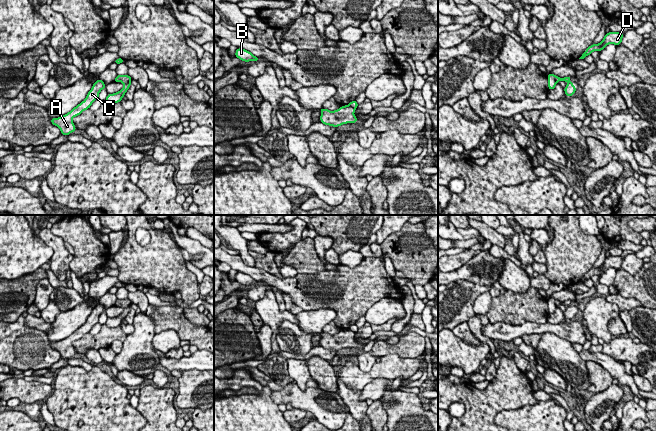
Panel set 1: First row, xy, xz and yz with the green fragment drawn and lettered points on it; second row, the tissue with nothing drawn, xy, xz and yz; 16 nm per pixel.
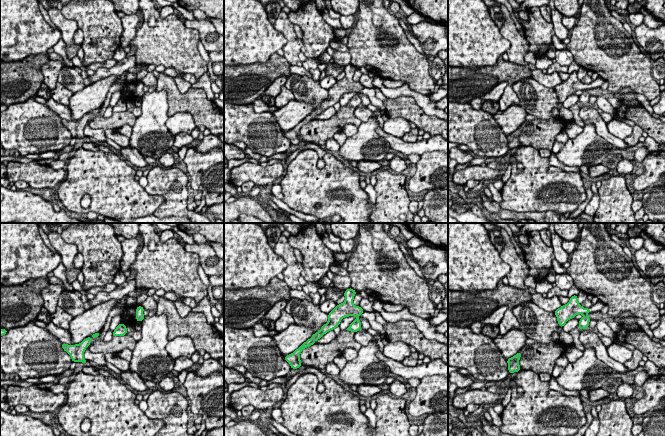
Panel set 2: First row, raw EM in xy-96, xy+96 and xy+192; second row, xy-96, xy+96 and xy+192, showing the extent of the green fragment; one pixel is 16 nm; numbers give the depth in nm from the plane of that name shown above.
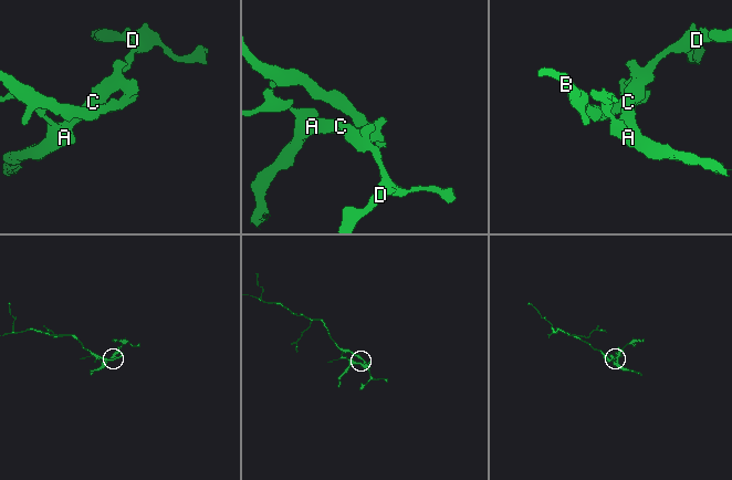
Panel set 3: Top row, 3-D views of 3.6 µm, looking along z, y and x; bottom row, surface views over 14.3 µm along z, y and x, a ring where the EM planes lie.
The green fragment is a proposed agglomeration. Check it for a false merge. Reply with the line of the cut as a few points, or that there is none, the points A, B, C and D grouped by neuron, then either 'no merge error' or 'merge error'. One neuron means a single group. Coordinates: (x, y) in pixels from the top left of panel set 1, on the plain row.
xy (130, 301), (124, 308) | A C D / B | merge error

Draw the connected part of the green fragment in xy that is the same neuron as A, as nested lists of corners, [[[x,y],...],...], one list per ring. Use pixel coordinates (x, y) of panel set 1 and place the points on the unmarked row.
[[[98,303],[92,310],[91,314],[88,316],[84,325],[74,331],[66,339],[63,339],[58,342],[51,342],[52,349],[57,350],[62,359],[69,359],[70,357],[76,354],[75,348],[72,346],[72,343],[76,340],[82,338],[83,335],[90,332],[92,327],[98,323],[99,317],[105,312],[105,308],[102,304]]]

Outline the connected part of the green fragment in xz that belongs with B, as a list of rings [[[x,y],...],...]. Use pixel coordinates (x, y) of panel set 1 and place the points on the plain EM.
[[[238,272],[235,276],[235,280],[239,282],[241,285],[249,286],[249,285],[258,285],[259,282],[254,280],[251,276]]]

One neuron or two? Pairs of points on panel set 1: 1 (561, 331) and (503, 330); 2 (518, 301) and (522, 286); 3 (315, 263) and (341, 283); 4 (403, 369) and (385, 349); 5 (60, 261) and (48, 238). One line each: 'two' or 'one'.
1: one
2: two
3: two
4: two
5: one

